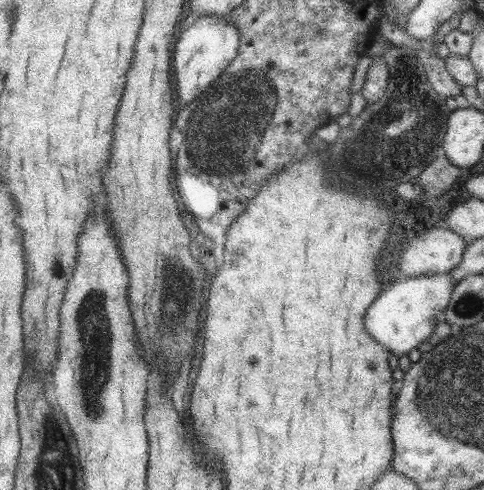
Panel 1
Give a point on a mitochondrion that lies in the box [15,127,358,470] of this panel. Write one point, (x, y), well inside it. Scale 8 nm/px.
(92, 320)

